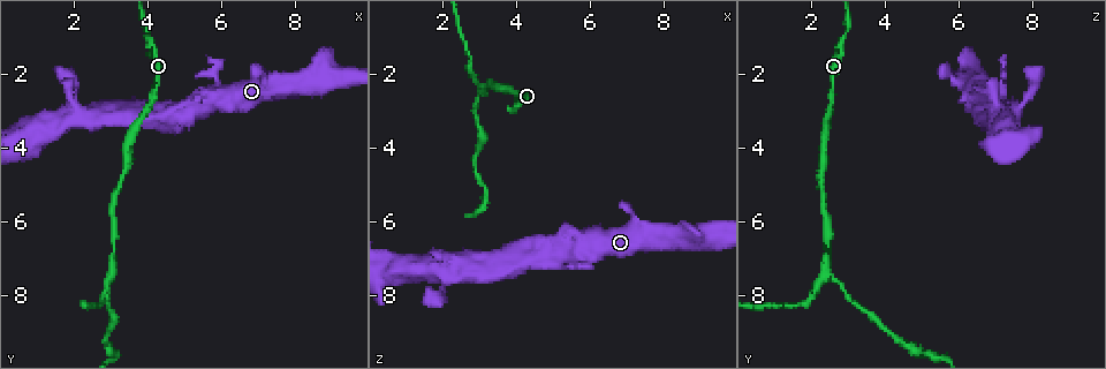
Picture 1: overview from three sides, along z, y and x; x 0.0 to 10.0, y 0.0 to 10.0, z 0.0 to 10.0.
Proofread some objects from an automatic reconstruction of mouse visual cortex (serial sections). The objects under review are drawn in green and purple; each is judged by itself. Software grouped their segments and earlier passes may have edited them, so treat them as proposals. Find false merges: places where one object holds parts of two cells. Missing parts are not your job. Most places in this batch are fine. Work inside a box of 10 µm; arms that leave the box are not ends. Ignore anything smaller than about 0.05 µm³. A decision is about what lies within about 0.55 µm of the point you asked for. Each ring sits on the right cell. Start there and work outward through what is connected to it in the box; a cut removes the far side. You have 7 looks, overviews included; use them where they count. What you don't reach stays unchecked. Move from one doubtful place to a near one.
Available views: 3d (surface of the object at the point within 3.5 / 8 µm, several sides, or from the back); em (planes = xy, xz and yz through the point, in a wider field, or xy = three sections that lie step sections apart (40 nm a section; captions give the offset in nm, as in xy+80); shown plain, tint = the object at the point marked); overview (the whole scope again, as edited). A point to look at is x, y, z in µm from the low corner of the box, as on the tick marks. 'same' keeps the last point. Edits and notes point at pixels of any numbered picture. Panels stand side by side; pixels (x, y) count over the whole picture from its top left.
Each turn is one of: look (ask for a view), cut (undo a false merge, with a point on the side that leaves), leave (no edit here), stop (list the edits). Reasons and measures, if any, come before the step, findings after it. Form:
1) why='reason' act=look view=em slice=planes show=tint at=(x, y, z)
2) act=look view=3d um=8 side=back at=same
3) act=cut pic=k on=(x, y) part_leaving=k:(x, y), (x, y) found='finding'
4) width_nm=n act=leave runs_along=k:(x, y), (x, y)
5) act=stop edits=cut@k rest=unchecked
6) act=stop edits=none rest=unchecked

why='arms part here' act=look view=3d um=3.5 at=(8.95, 2.15, 6.35)

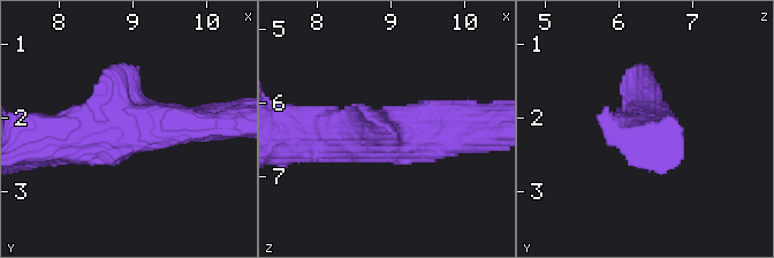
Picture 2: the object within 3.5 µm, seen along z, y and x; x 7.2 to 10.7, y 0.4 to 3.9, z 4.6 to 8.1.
why='need the tissue' act=look view=em slice=xy step=1 show=tint at=same

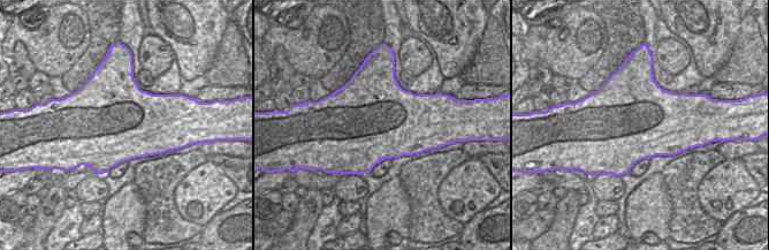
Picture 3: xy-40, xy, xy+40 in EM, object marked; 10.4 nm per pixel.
act=leave runs_along=2:(51, 142), (199, 124) found='continuous, no second cell'

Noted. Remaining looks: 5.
why='branch point' act=look view=3d um=8 side=back at=(5.50, 2.85, 6.75)

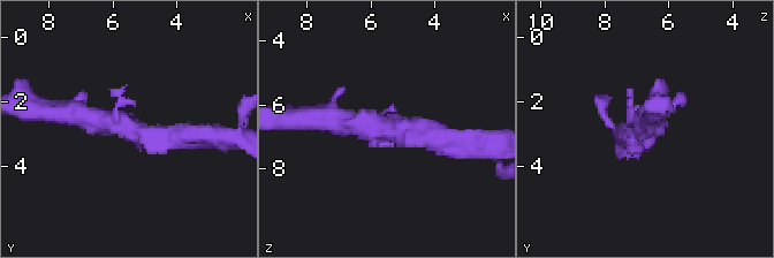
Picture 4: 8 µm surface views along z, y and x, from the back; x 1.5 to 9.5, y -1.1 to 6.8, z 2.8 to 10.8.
act=look view=em slice=xy step=1 show=tint at=same

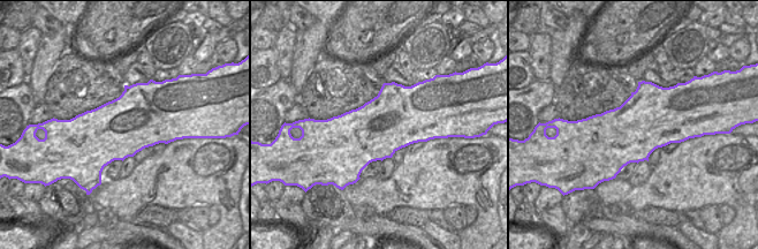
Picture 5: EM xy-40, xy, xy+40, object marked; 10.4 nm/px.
act=leave runs_along=4:(89, 118), (116, 122), (149, 138) found='all the same cell'

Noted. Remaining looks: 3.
why='sudden change in width' act=look view=3d um=3.5 at=(2.20, 3.15, 7.50)

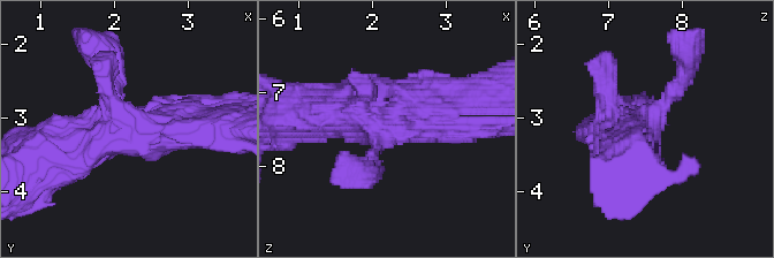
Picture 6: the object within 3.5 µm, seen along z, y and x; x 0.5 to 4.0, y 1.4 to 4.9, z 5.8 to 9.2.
why='shape alone is not enough' act=look view=em slice=planes show=tint at=(2.20, 3.10, 7.55)

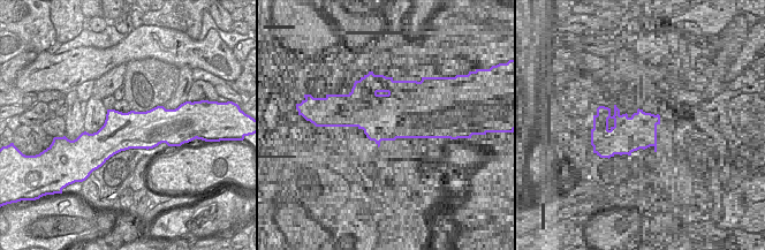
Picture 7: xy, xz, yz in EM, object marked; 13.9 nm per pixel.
act=look view=em slice=xy step=1 show=tint at=same

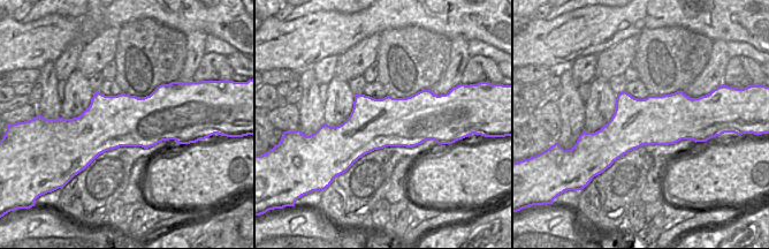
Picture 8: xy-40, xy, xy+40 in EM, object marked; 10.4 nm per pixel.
act=leave runs_along=6:(209, 128), (103, 131), (60, 157) found='one cell here'

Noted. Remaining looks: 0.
act=stop edits=none rest=unchecked

